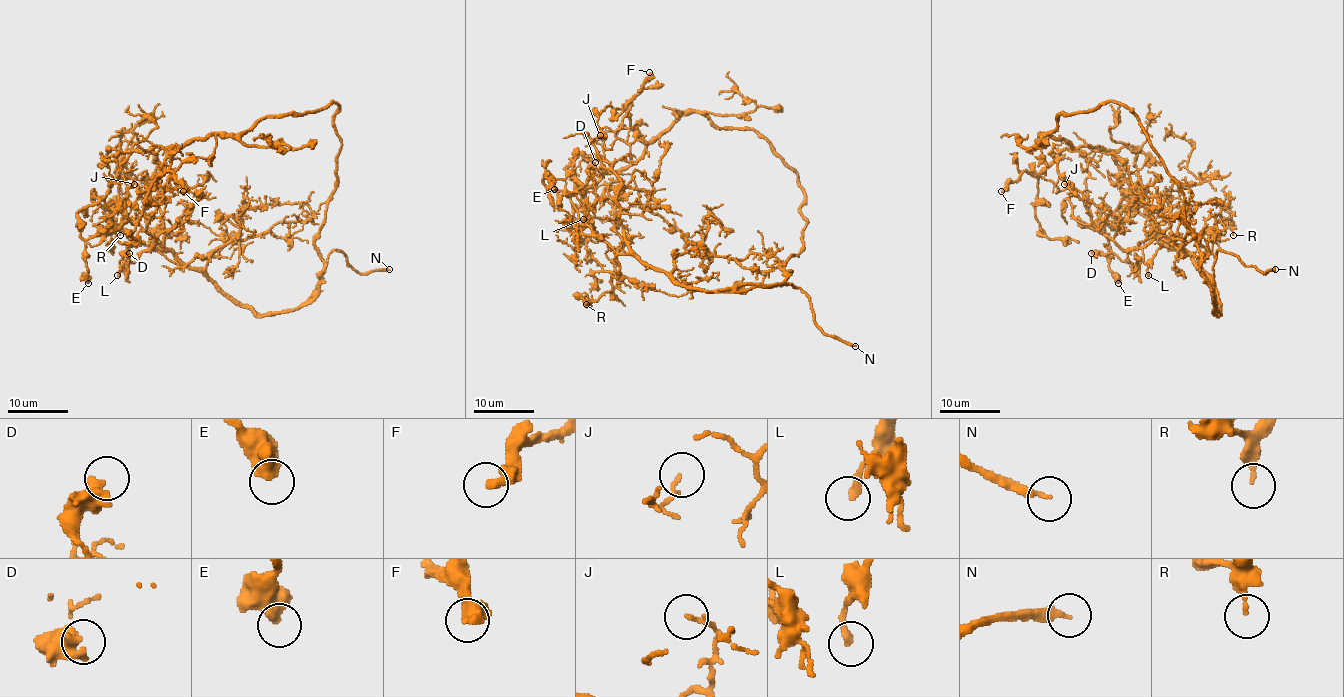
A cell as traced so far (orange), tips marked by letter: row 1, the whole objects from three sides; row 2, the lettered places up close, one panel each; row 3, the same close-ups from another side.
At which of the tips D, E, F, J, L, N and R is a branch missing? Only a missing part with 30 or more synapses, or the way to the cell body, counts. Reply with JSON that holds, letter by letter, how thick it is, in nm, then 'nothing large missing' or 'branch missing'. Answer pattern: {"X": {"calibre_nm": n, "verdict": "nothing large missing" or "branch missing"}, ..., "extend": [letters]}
{"D": {"calibre_nm": 500, "verdict": "nothing large missing"}, "E": {"calibre_nm": 600, "verdict": "nothing large missing"}, "F": {"calibre_nm": 400, "verdict": "branch missing"}, "J": {"calibre_nm": 130, "verdict": "nothing large missing"}, "L": {"calibre_nm": 240, "verdict": "nothing large missing"}, "N": {"calibre_nm": 280, "verdict": "branch missing"}, "R": {"calibre_nm": 170, "verdict": "nothing large missing"}, "extend": ["F", "N"]}

